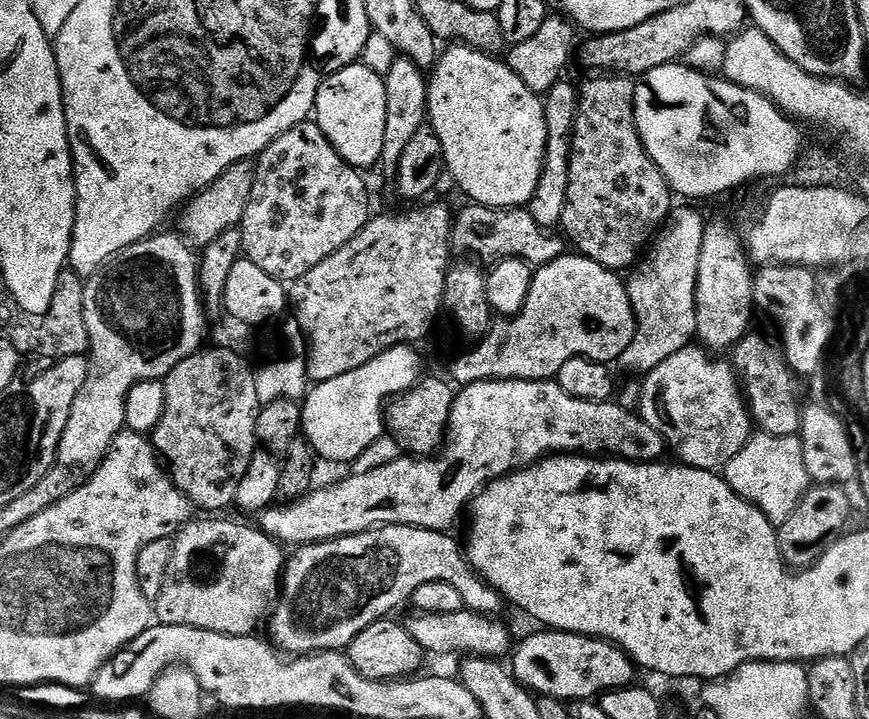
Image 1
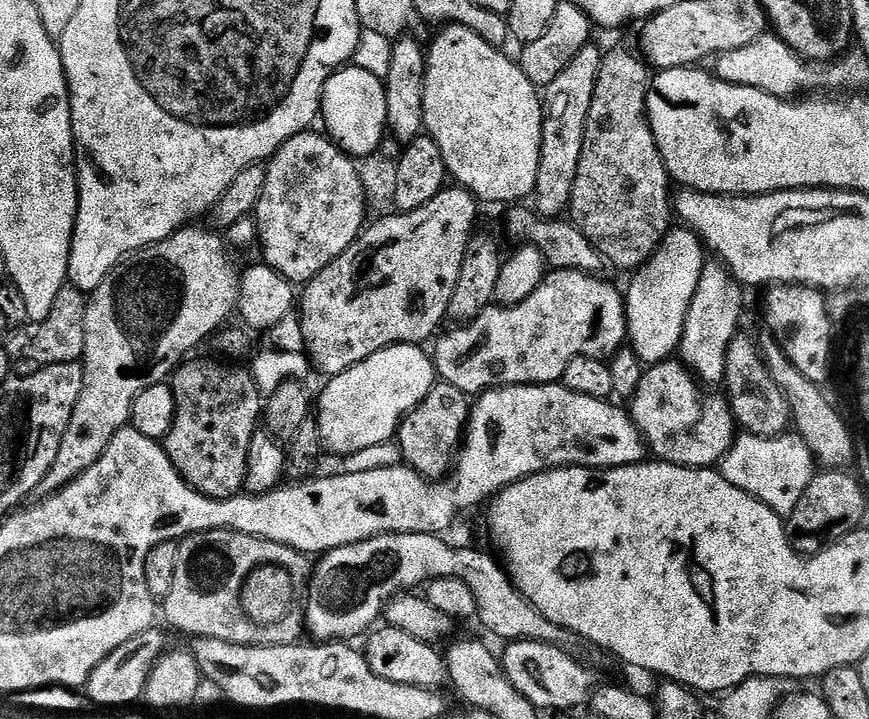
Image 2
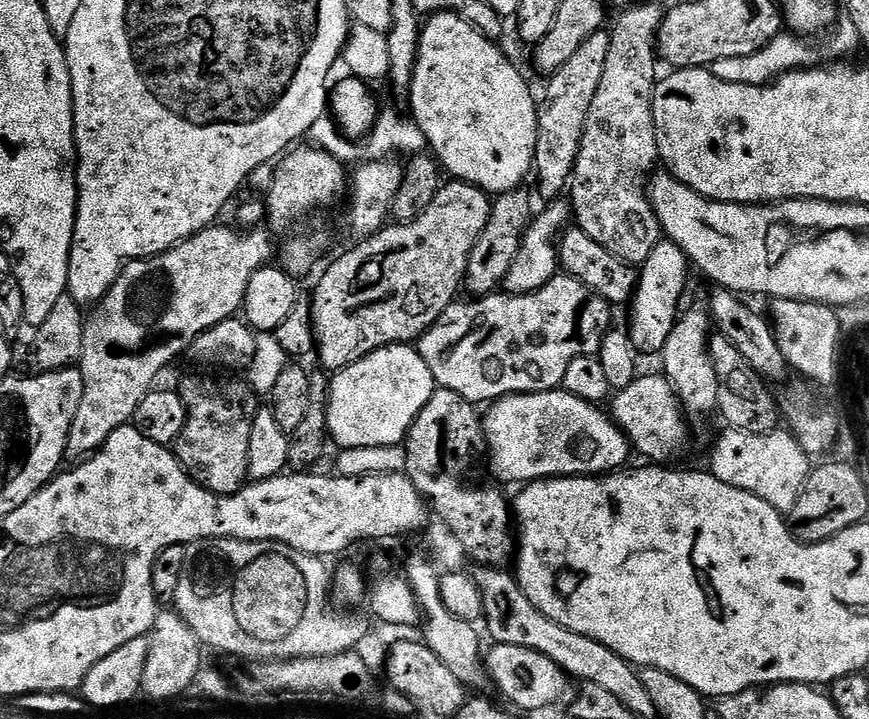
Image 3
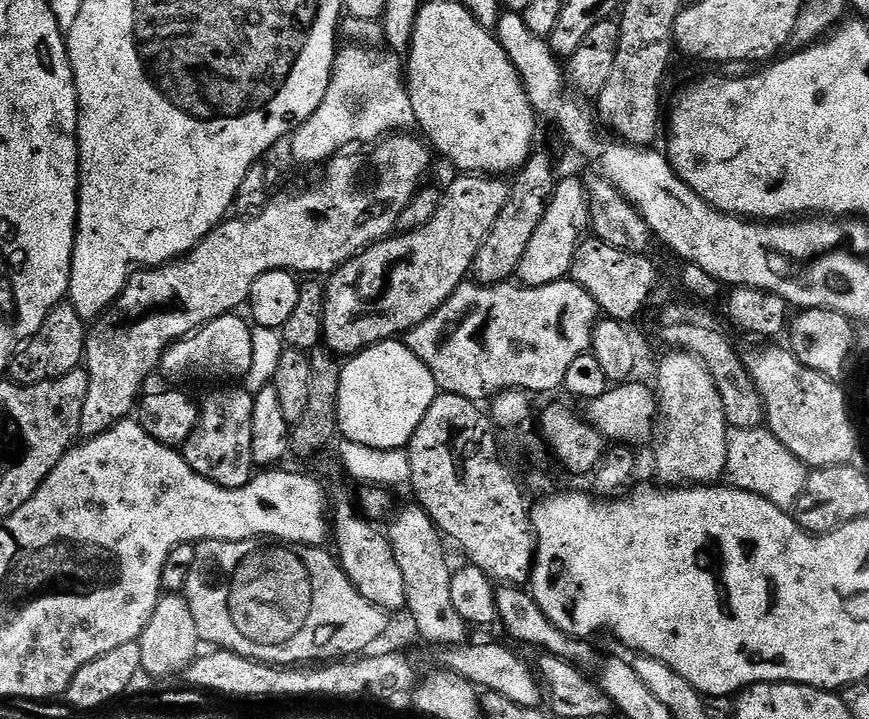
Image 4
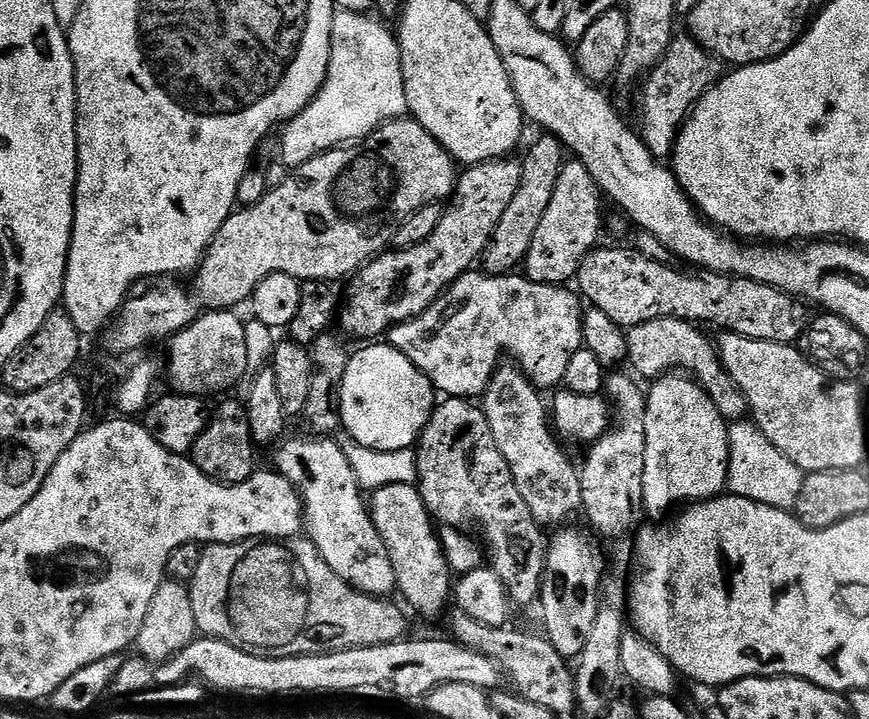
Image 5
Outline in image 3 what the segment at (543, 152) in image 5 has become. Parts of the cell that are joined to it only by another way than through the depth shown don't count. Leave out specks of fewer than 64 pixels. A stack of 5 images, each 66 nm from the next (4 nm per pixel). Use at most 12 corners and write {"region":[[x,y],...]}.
{"region":[[524,190],[492,200],[463,291],[495,293],[534,219]]}

